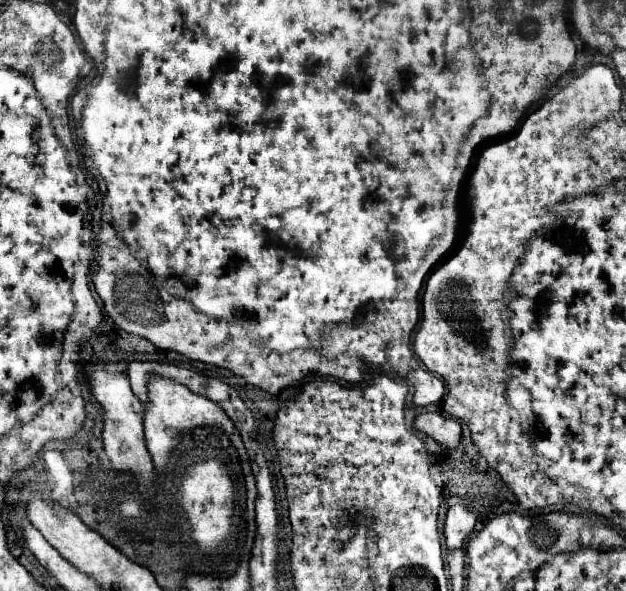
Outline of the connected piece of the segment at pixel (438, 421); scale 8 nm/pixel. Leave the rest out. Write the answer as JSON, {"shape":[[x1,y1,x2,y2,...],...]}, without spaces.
{"shape":[[422,413,414,421,414,429,420,433,426,433,436,443,440,443,446,449,454,449,460,443,460,423,452,417,444,417,440,413]]}

